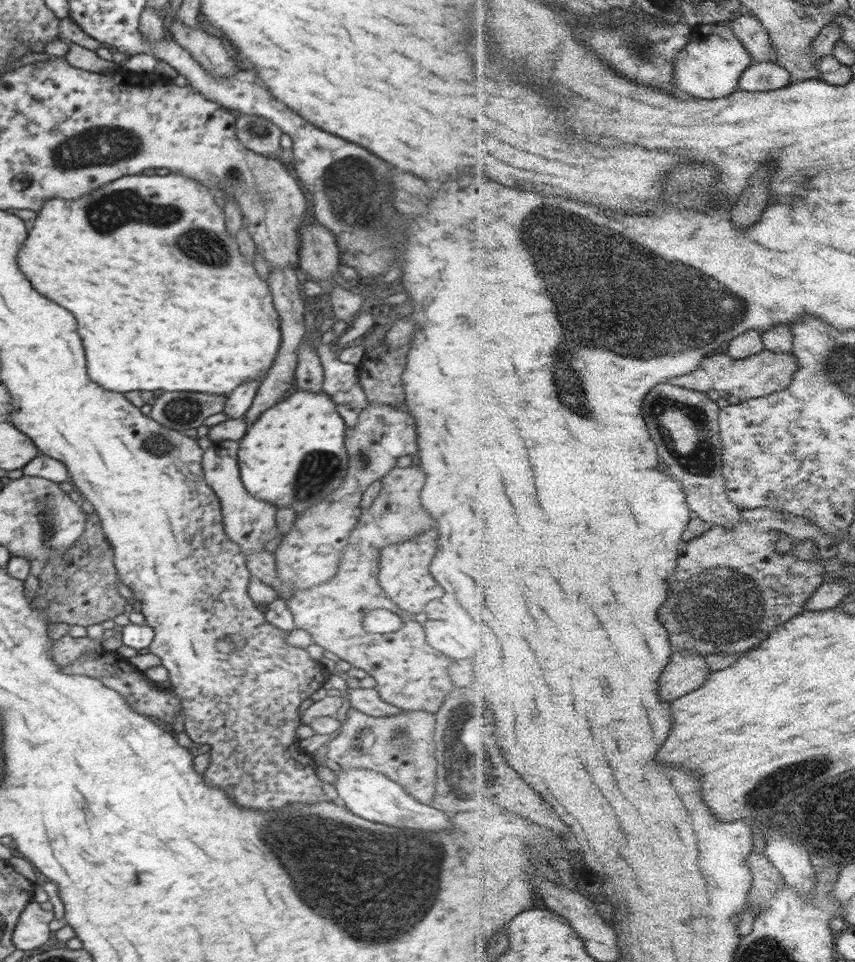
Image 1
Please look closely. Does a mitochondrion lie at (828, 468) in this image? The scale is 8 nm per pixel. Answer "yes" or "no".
no

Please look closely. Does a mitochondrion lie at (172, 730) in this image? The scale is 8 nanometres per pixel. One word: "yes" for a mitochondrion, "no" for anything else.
no

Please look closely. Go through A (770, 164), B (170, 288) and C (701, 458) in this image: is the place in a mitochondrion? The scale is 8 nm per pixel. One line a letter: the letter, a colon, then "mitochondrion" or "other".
A: other
B: other
C: mitochondrion

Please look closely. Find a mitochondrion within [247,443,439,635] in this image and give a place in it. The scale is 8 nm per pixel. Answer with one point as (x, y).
(318, 469)

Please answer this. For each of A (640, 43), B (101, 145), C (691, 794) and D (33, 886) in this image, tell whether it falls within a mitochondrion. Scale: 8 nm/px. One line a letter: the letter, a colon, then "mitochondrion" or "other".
A: mitochondrion
B: mitochondrion
C: other
D: other

